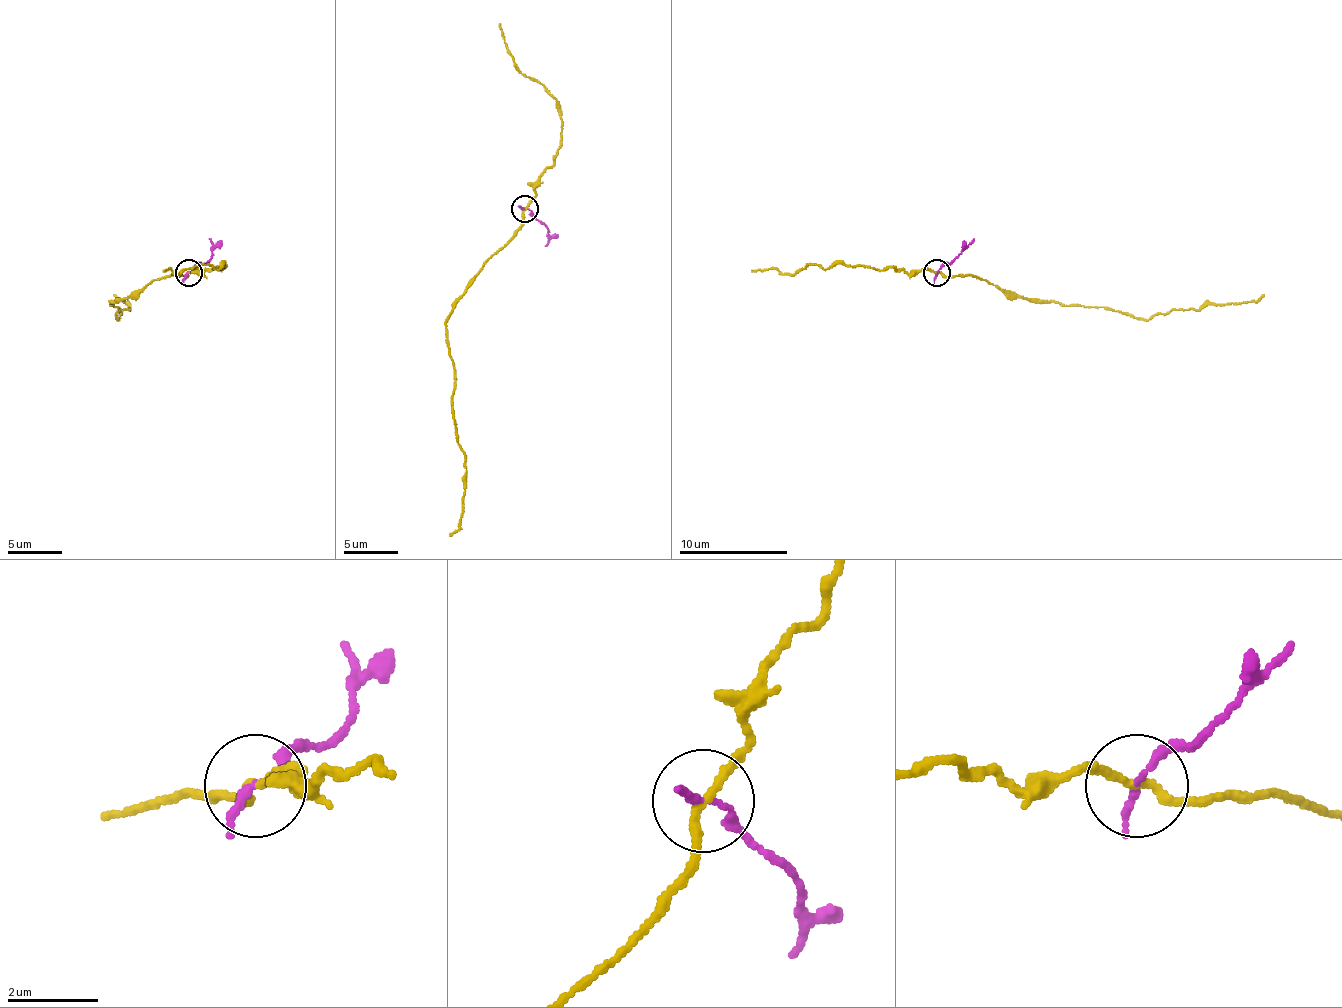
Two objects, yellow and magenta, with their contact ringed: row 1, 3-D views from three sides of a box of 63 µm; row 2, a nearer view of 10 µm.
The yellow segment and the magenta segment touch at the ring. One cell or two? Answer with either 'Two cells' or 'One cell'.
Two cells

